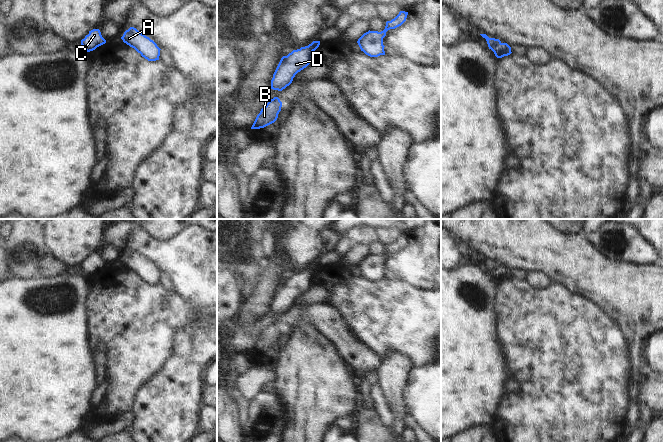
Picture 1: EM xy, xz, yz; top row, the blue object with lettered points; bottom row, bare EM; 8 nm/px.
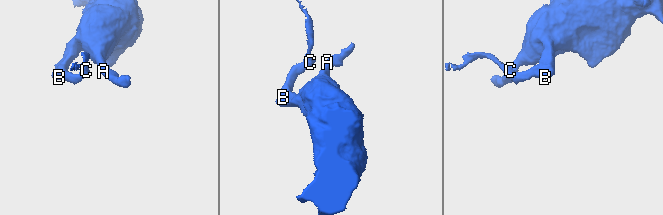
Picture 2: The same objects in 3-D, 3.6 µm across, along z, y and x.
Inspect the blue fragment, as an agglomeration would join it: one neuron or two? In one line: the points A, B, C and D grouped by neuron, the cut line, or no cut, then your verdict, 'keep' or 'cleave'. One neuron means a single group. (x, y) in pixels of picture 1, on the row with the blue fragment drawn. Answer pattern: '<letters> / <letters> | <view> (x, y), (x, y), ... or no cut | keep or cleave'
A B D / C | yz (500, 42), (491, 49) | cleave

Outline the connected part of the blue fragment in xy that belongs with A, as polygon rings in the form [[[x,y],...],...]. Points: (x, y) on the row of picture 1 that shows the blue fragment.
[[[130,27],[124,32],[121,39],[148,61],[159,60],[161,49],[153,40],[140,33],[136,28]]]

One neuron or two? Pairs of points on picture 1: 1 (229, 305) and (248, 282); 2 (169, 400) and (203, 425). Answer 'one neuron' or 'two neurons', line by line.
1: two neurons
2: two neurons

